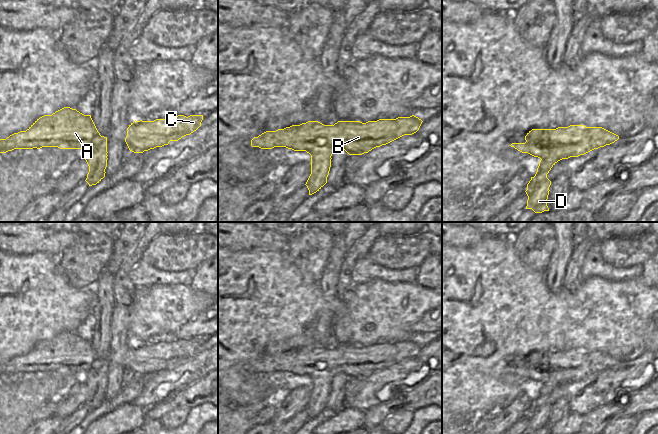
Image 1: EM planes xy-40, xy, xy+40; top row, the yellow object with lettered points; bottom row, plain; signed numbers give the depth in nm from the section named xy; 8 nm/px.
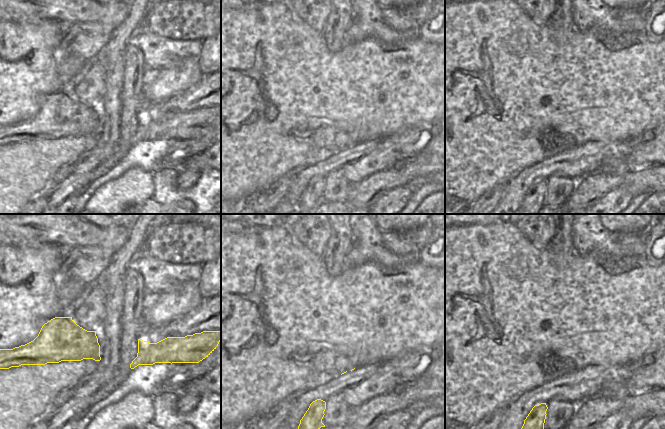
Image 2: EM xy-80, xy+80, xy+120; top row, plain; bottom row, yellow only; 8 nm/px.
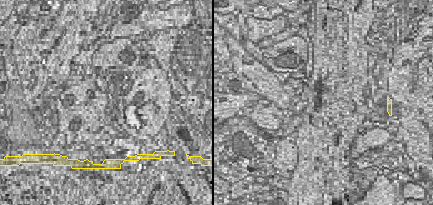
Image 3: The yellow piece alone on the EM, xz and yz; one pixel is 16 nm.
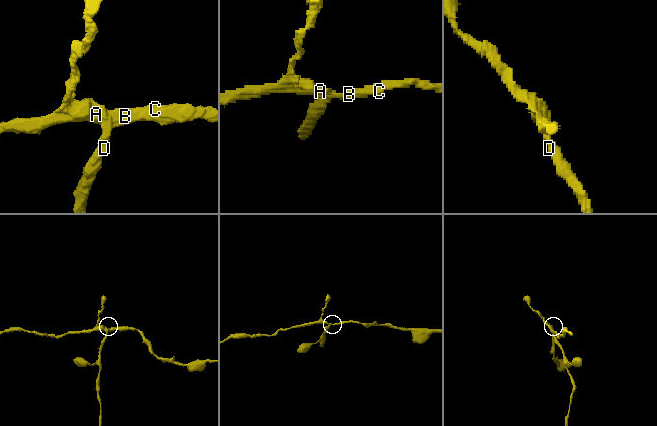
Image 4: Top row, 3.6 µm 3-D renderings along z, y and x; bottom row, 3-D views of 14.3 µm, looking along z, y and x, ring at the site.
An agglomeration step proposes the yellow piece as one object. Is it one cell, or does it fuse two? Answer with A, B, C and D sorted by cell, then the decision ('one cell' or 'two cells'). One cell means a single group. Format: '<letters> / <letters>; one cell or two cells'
A B C / D; two cells

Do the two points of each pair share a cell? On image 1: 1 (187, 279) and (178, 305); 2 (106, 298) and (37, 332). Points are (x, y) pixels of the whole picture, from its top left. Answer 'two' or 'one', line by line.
1: two
2: two

